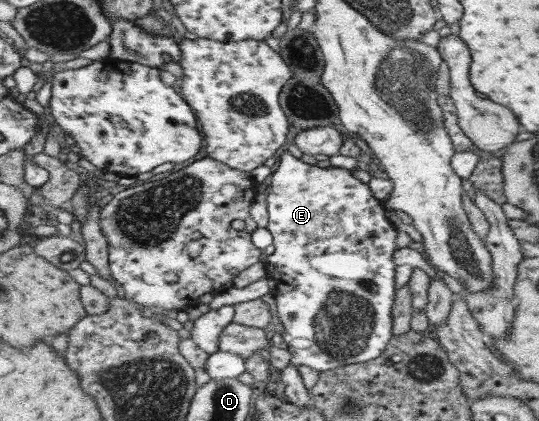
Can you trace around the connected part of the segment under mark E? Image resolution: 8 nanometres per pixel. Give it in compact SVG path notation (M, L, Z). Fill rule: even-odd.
M282 149L279 154L280 164L272 174L272 183L267 194L269 204L269 225L267 229L273 236L273 243L265 260L266 276L274 283L274 295L276 298L278 319L284 326L282 337L292 351L292 365L306 365L316 370L319 374L328 370L336 370L346 365L372 361L386 352L389 342L393 341L394 335L394 306L396 305L397 292L396 284L396 262L394 254L398 250L398 230L386 216L386 205L372 194L368 183L361 182L352 174L353 170L325 167L306 164L300 158L290 154L287 149Z

